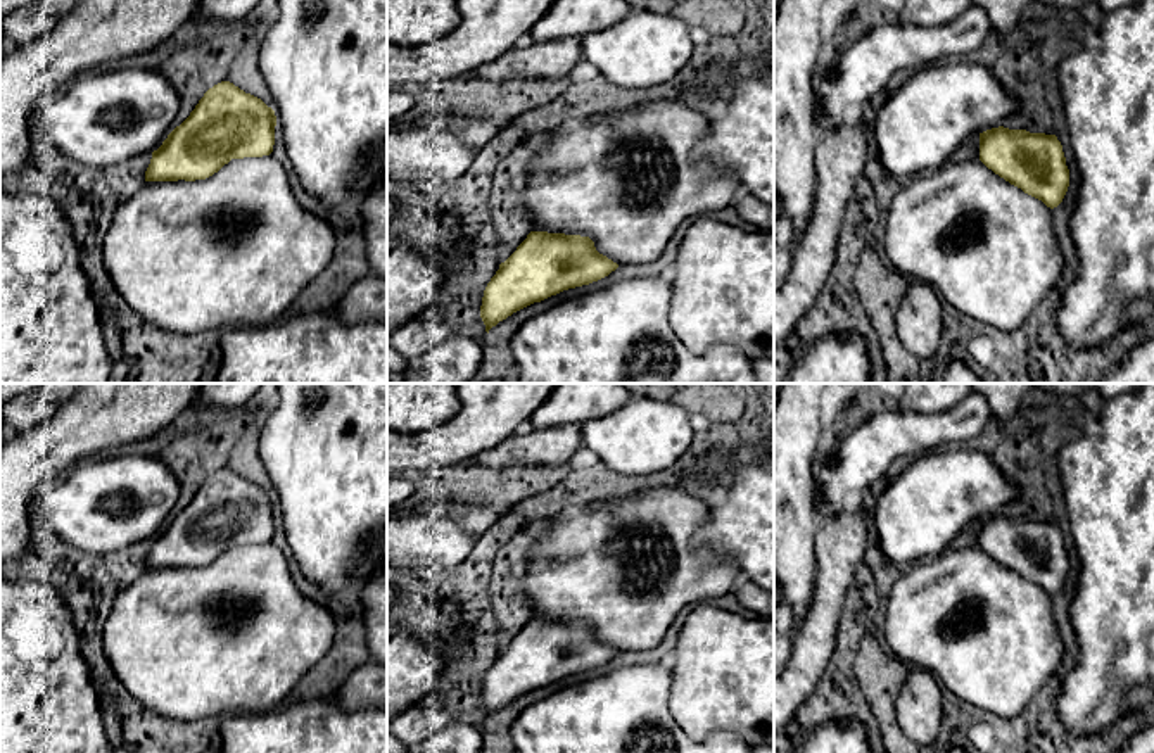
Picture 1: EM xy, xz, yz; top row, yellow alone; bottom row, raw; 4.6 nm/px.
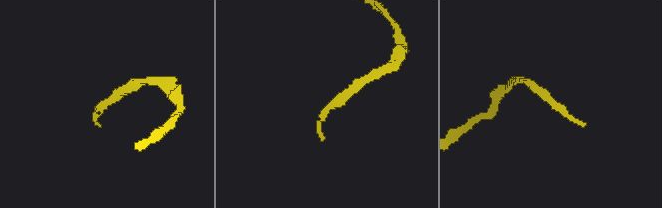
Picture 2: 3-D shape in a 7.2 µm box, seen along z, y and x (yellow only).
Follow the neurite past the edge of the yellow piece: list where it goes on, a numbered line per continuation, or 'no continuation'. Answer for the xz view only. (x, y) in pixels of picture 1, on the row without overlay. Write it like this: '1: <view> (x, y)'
1: xz (627, 567)

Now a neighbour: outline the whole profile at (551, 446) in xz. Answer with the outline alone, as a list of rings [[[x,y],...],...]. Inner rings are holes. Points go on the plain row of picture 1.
[[[580,425],[534,428],[525,435],[511,435],[475,458],[485,468],[563,466],[582,446]]]

